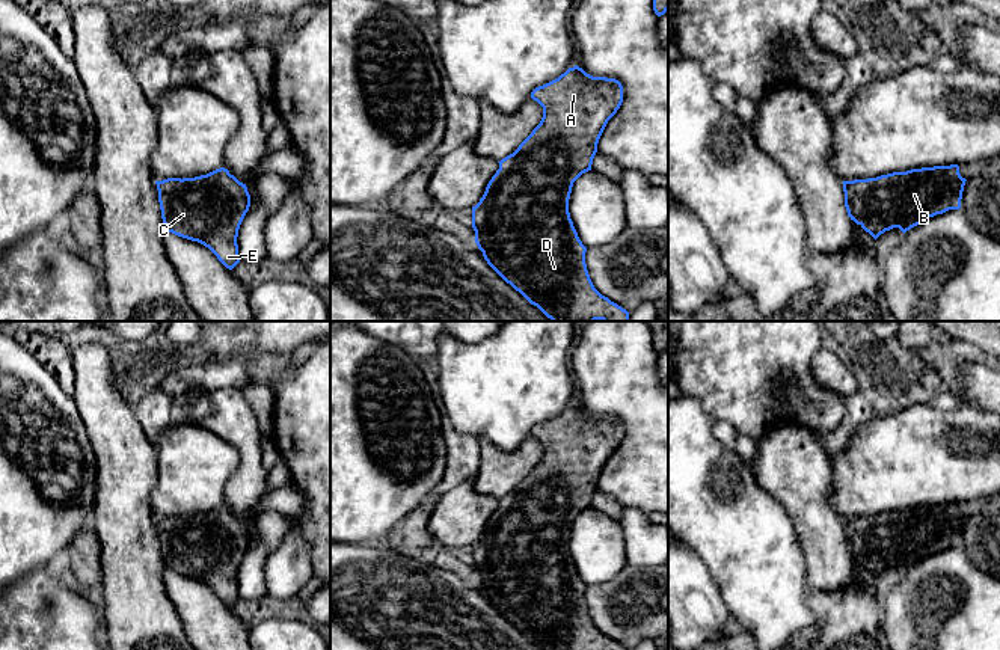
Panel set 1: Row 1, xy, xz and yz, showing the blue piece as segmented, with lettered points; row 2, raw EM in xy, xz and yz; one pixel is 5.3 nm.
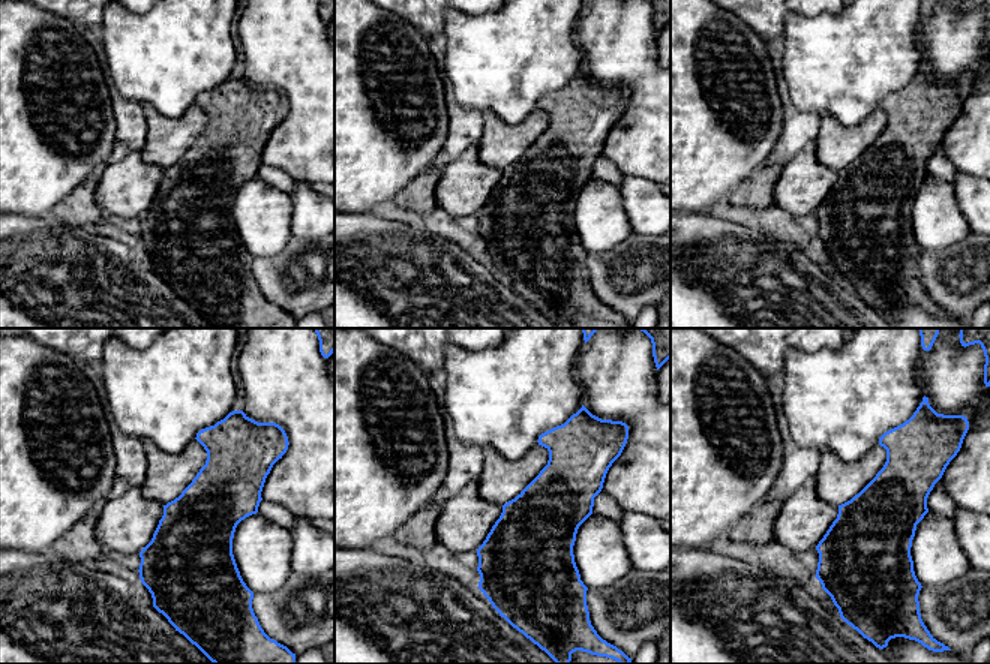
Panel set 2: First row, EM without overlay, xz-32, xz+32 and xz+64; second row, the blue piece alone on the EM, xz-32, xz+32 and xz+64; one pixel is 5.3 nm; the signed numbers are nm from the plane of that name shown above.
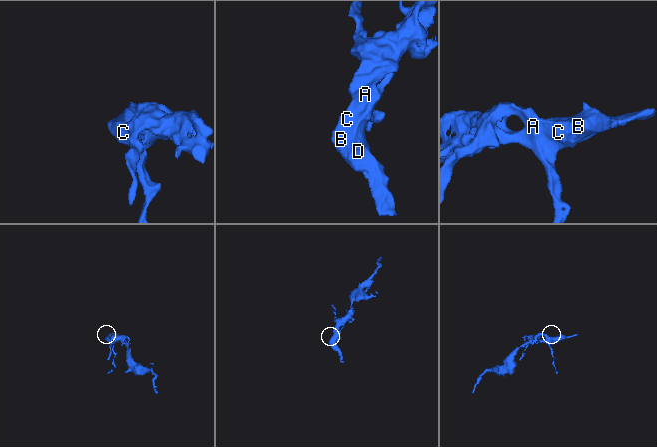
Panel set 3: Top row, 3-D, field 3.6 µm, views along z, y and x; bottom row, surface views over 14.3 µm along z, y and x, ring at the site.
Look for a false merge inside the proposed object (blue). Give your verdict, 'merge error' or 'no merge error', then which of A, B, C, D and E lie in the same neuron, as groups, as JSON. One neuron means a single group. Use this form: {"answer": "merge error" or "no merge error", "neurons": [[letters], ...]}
{"answer": "no merge error", "neurons": [["A", "B", "C", "D", "E"]]}

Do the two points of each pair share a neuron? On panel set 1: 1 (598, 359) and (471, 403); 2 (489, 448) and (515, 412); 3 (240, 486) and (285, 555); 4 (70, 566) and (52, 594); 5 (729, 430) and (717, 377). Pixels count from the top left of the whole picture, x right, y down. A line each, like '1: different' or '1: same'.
1: different
2: different
3: different
4: different
5: different

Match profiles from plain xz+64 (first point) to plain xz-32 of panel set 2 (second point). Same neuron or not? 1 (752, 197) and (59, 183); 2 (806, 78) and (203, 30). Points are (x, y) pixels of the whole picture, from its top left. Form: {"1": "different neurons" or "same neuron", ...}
{"1": "different neurons", "2": "same neuron"}

